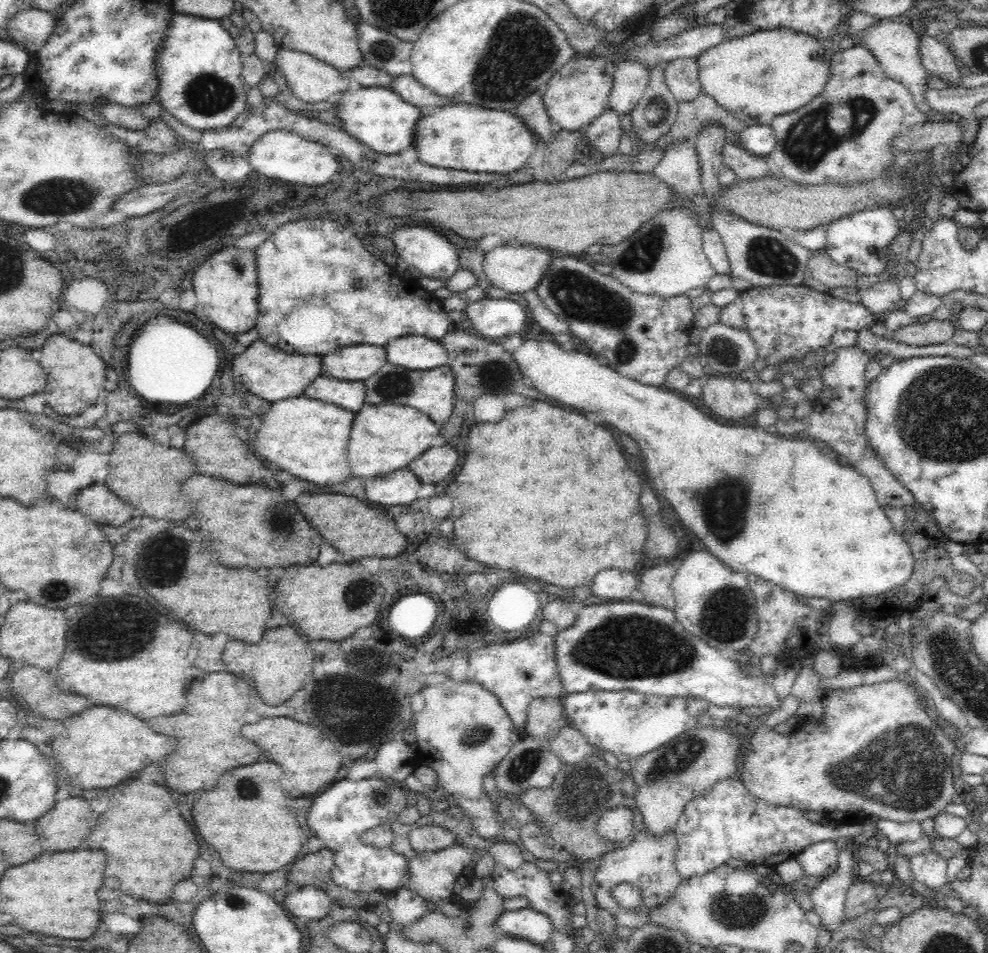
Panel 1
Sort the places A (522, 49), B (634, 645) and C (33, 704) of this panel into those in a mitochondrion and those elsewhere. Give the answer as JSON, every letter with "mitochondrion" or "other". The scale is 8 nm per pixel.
{"A":"mitochondrion","B":"mitochondrion","C":"other"}

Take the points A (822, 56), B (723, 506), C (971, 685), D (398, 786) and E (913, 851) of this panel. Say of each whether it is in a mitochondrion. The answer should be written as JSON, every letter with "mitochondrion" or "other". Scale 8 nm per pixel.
{"A":"other","B":"mitochondrion","C":"mitochondrion","D":"other","E":"other"}

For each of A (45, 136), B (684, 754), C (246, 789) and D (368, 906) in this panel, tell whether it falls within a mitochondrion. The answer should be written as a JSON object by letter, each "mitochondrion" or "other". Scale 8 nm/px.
{"A":"other","B":"mitochondrion","C":"mitochondrion","D":"other"}

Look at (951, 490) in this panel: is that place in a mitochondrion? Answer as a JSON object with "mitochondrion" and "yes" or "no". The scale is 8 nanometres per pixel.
{"mitochondrion":"no"}

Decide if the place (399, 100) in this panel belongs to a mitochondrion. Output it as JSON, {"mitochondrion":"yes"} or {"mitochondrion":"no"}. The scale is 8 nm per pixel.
{"mitochondrion":"no"}

